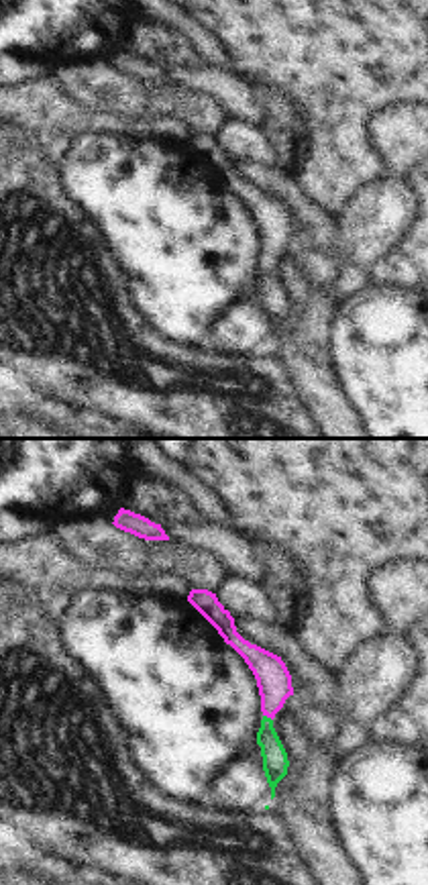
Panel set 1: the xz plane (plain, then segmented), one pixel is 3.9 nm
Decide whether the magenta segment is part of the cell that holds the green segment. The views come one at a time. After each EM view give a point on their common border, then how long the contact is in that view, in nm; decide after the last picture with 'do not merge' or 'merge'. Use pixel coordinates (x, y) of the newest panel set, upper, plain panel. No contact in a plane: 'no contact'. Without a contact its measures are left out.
contact (265, 259); length 50 nm

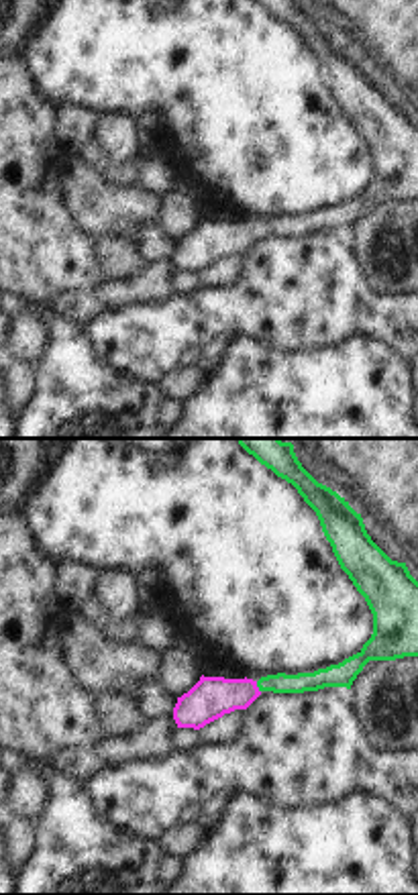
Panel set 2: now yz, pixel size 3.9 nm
contact (257, 229); length 50 nm

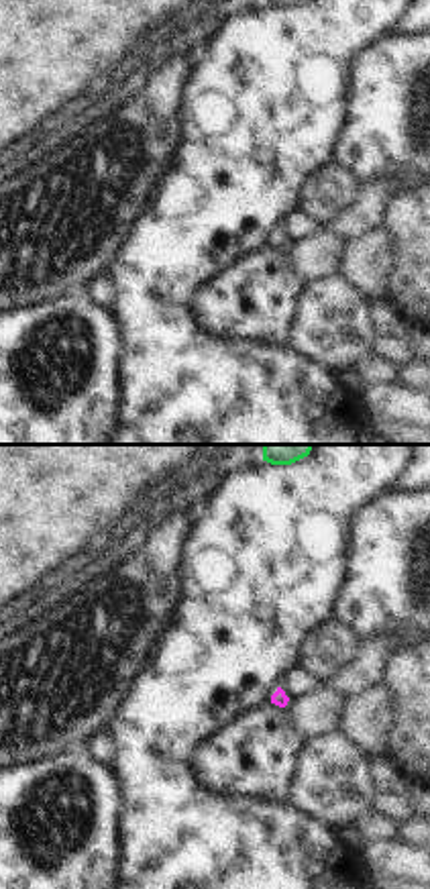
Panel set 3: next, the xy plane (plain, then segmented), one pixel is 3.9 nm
no contact

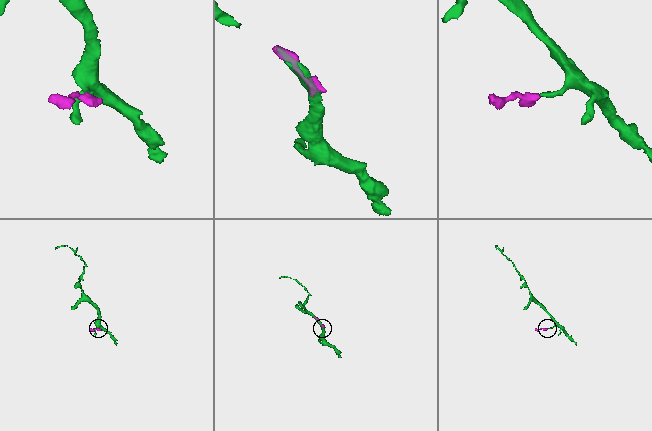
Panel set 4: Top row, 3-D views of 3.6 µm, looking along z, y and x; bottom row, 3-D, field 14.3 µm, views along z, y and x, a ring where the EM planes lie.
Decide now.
merge

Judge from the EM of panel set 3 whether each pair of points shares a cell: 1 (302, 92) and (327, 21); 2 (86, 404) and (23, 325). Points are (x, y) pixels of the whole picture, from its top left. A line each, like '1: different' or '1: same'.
1: same
2: same

